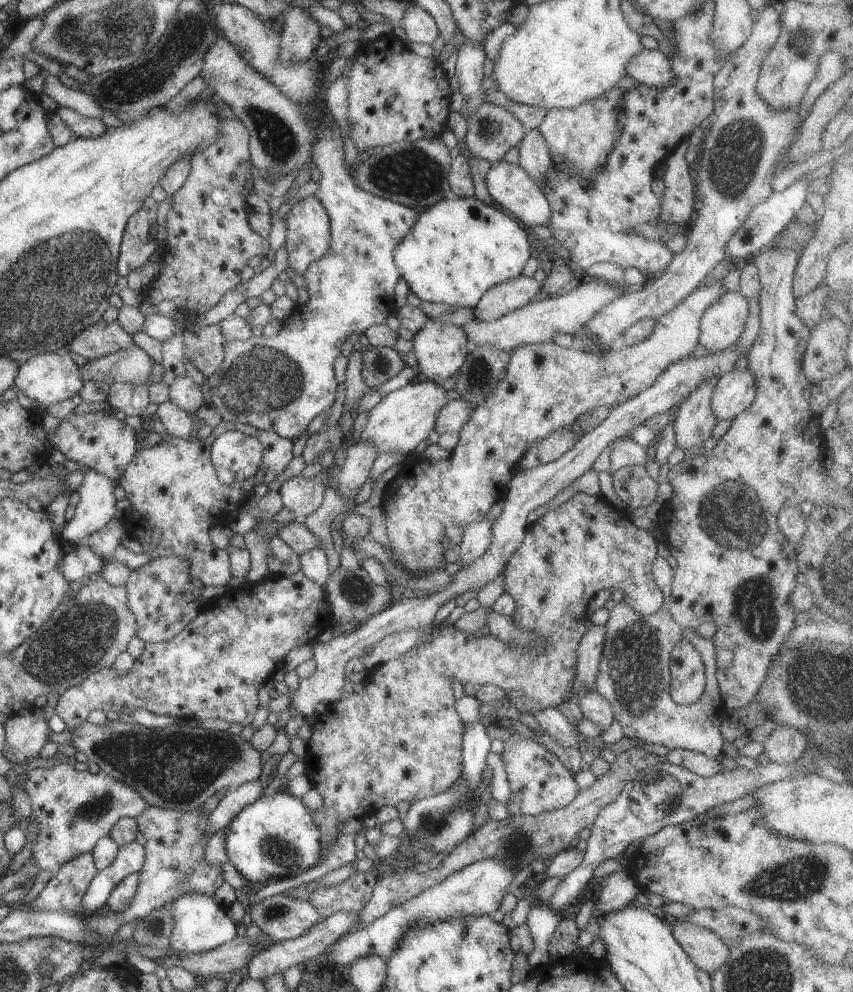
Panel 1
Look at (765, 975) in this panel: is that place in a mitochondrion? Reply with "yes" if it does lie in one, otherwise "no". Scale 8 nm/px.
yes

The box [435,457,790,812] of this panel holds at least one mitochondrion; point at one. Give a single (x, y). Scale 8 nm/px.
(733, 516)

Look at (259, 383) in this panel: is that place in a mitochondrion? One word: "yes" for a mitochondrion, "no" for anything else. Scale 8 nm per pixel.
yes

